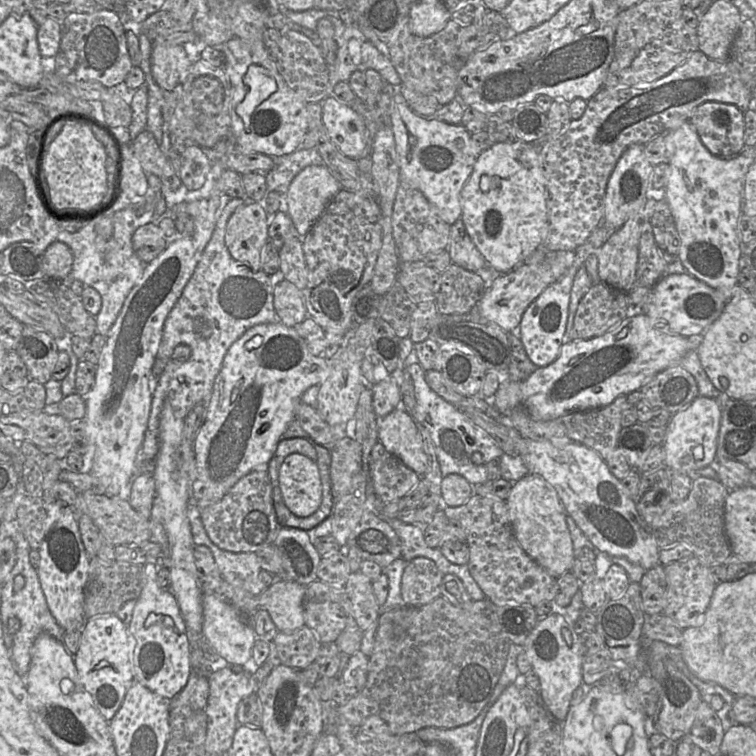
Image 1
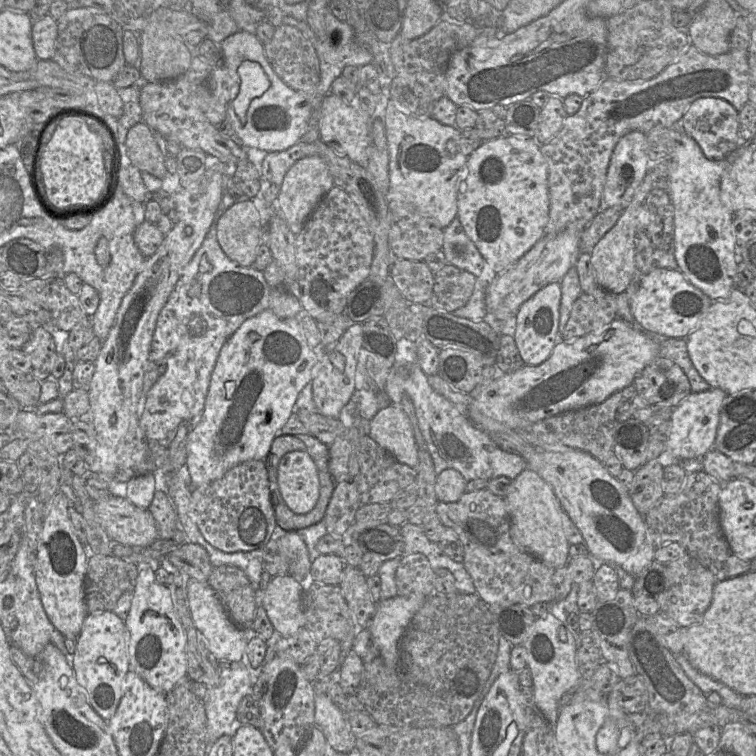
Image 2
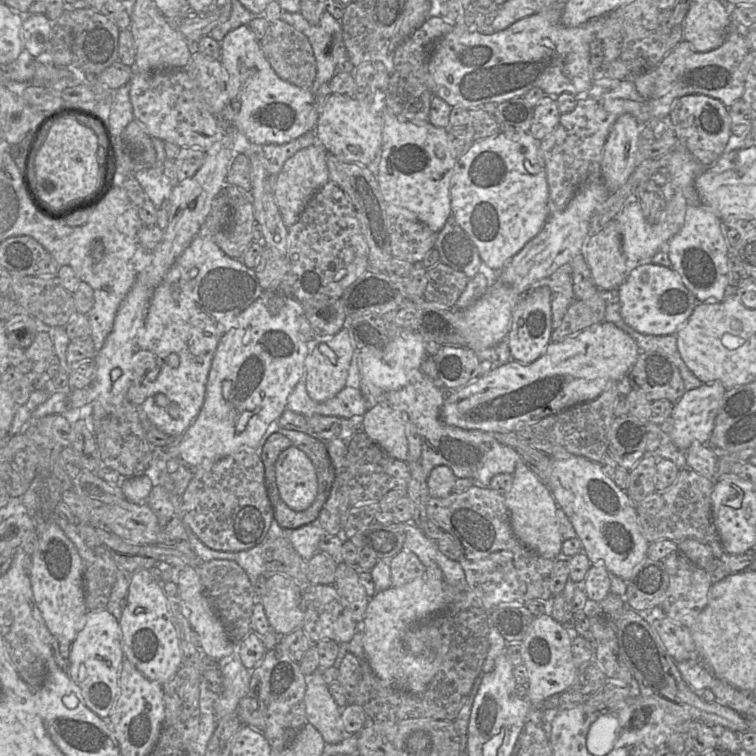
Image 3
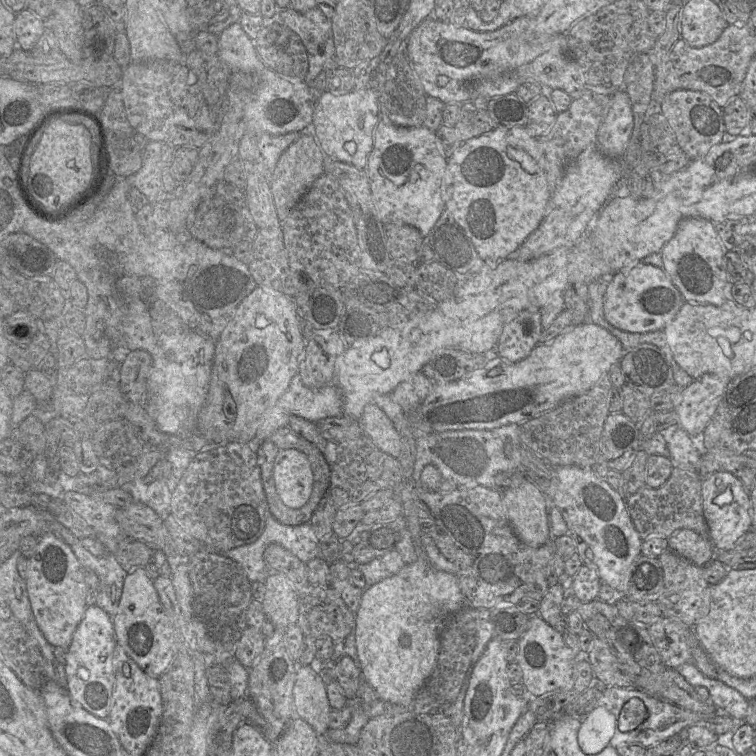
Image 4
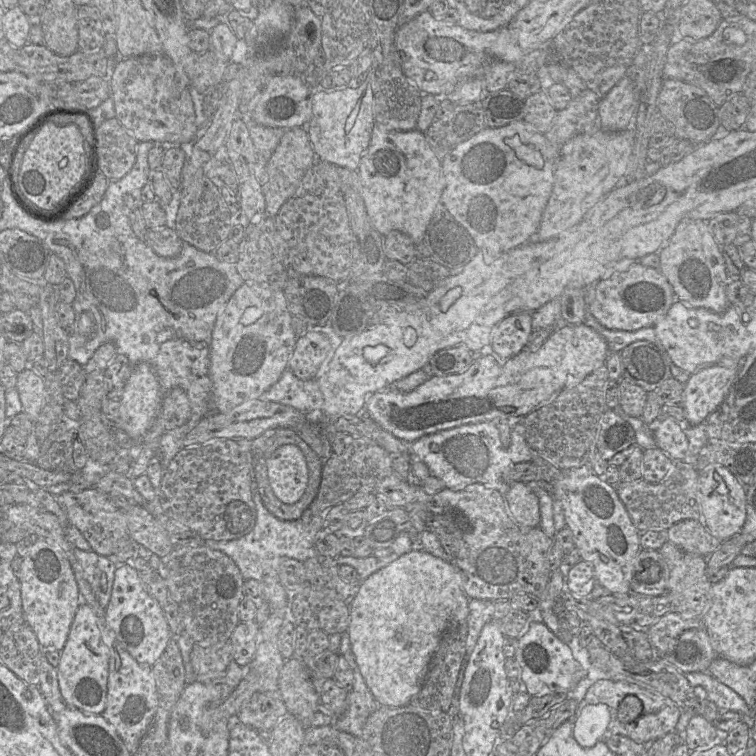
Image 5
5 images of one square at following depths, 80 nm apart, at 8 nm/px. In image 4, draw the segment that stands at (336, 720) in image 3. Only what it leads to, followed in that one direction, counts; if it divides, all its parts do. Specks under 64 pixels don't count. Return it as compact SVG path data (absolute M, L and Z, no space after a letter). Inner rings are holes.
M298 664L293 688L296 714L319 735L325 735L330 729L329 719L333 710L326 688L327 685L316 671L310 666Z

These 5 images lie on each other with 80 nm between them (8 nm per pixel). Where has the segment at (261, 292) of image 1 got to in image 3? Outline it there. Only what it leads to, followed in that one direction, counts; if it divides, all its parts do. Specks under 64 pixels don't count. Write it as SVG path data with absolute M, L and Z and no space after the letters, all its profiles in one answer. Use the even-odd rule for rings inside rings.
M197 235L171 266L151 297L143 327L137 337L138 349L155 354L160 368L147 397L139 406L143 414L163 433L180 437L199 414L206 395L206 384L212 359L220 339L237 321L237 317L266 291L261 287L254 269L241 260L225 254L214 238ZM164 394L169 399L167 407L157 405L155 397Z

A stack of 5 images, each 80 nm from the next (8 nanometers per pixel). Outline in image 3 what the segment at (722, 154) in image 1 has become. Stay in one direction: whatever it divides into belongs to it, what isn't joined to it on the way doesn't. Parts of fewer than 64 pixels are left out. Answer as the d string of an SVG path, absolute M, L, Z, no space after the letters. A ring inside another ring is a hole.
M690 94L676 99L669 113L679 144L683 146L702 167L713 165L727 146L731 132L728 108L718 99L702 94Z

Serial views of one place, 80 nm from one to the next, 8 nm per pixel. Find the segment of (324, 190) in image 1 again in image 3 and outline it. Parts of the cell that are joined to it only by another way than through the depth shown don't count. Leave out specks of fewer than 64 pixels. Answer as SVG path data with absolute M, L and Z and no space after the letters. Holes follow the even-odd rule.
M320 143L312 144L300 149L288 158L277 174L273 194L286 227L292 226L298 220L315 192L330 180L326 165L326 154L327 151Z

